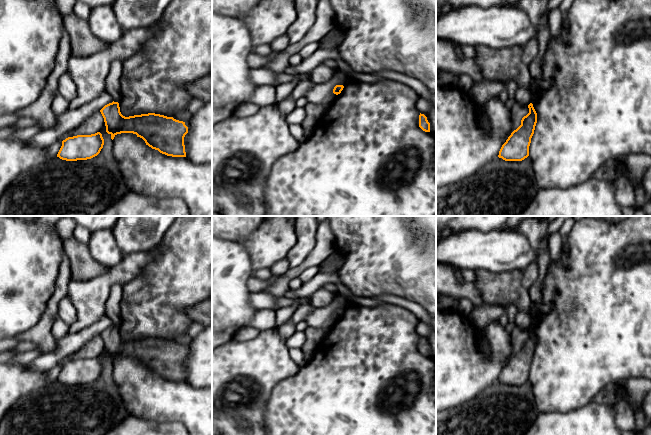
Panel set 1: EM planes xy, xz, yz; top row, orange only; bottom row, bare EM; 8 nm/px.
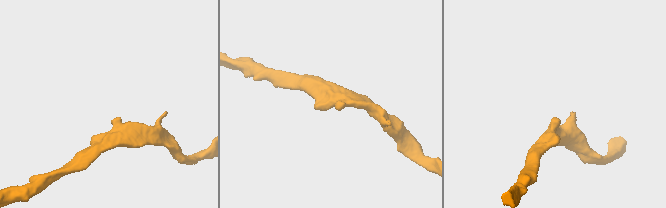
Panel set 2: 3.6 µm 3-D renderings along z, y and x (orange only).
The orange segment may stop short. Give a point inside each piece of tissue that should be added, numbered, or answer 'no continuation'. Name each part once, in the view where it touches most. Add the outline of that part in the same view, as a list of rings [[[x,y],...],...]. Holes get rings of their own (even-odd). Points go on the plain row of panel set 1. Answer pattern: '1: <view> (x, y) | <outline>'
no continuation

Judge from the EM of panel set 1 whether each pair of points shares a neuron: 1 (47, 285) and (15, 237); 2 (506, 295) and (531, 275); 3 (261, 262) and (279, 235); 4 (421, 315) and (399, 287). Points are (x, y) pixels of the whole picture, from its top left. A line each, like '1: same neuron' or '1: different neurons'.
1: same neuron
2: different neurons
3: same neuron
4: different neurons

